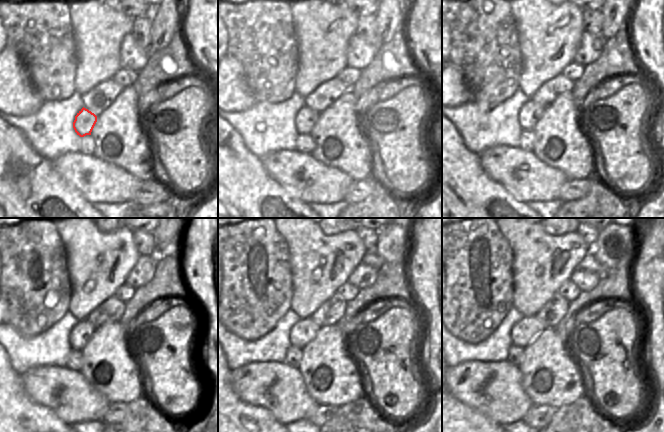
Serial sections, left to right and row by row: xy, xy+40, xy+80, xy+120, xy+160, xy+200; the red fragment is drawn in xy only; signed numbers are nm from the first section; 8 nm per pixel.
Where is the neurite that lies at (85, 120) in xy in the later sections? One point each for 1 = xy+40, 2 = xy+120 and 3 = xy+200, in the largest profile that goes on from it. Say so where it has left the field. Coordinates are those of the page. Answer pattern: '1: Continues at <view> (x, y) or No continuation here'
1: Continues at xy+40 (306, 118)
2: Continues at xy+120 (80, 335)
3: Continues at xy+200 (522, 333).

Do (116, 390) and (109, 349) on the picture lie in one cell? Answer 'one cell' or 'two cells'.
one cell

